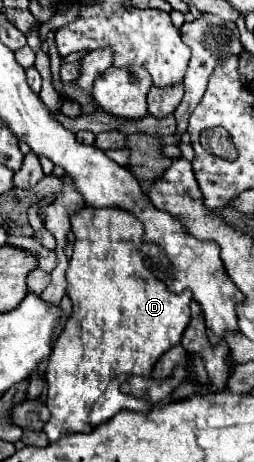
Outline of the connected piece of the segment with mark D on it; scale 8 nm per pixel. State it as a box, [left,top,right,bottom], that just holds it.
[44,206,192,442]

